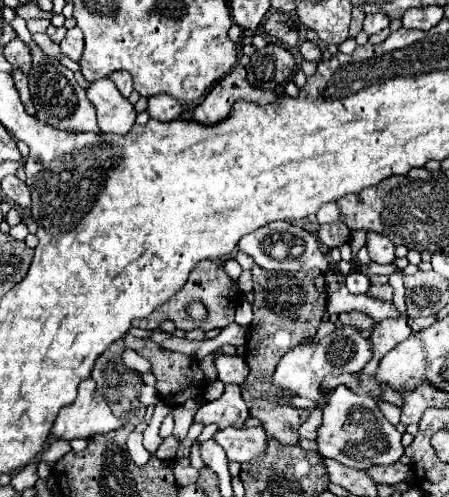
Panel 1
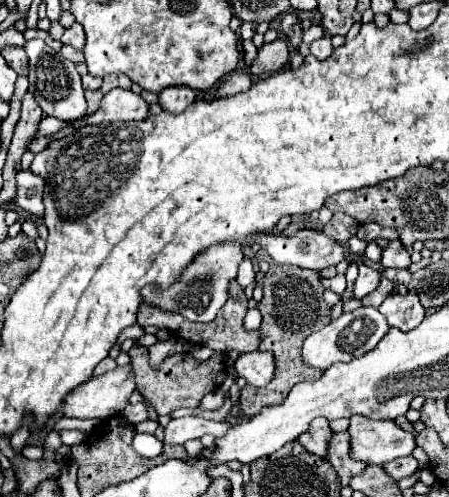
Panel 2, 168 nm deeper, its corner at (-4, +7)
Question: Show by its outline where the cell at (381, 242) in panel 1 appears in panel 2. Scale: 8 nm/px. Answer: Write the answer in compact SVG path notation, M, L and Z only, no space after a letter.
M391 241L389 247L383 251L381 263L385 267L397 267L397 269L407 269L411 265L411 255L405 251L401 241Z

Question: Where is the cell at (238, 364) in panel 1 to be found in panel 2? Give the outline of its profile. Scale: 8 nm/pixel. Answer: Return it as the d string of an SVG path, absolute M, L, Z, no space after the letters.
M271 351L245 353L235 361L235 369L249 385L265 387L275 375L275 357Z

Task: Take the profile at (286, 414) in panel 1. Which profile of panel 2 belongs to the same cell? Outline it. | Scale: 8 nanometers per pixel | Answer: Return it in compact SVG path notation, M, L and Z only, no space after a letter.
M317 419L317 421L313 421L313 425L311 425L311 429L309 429L309 433L305 433L305 435L301 435L297 441L309 451L309 453L313 453L313 455L317 455L317 457L321 457L321 459L329 459L329 439L333 437L333 431L331 431L331 427L329 427L329 421L325 421L325 419Z

